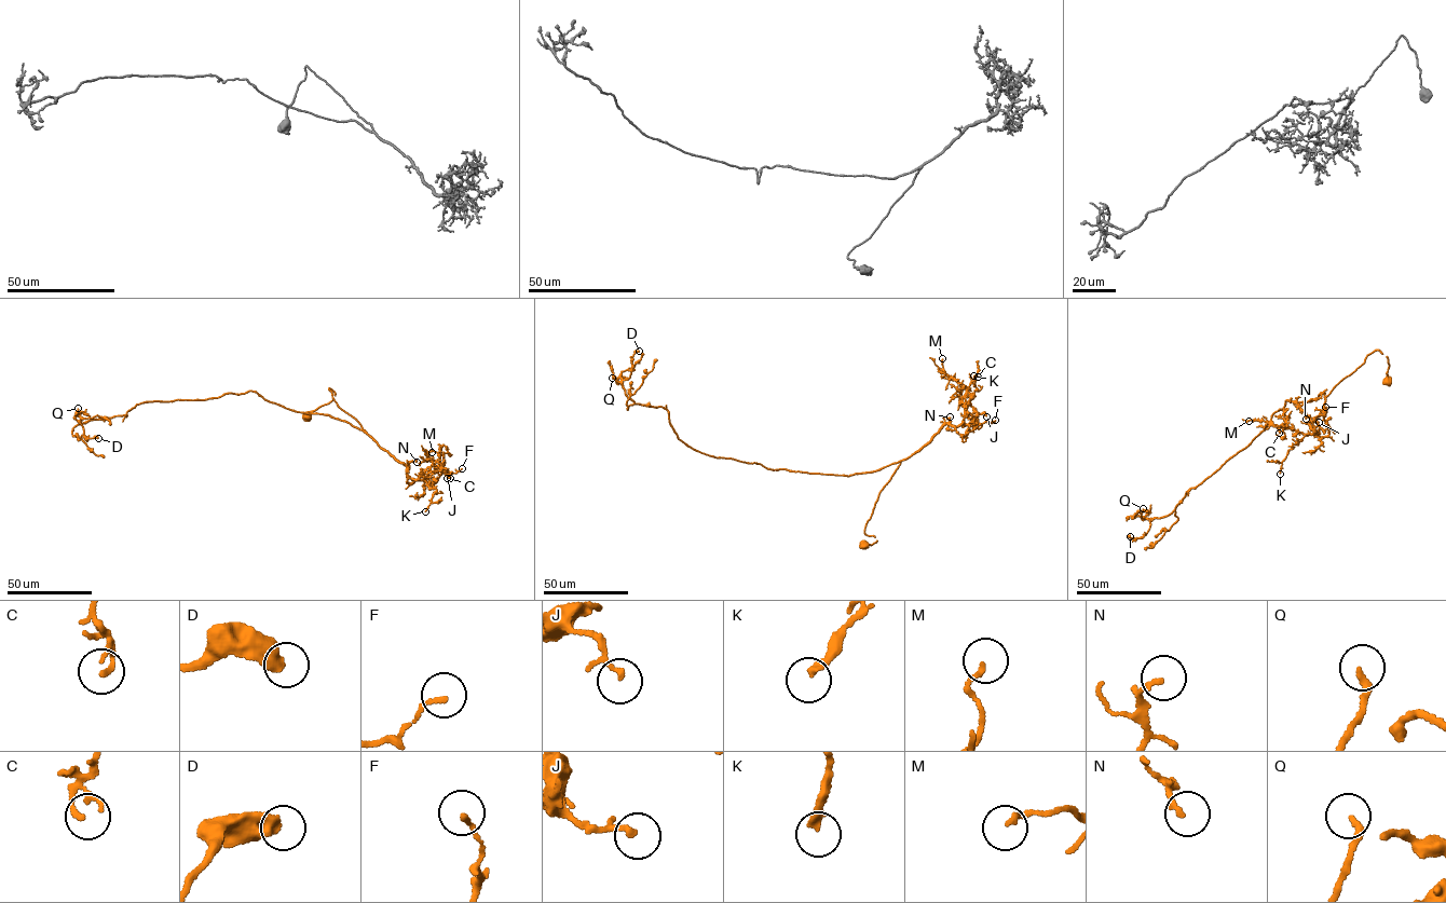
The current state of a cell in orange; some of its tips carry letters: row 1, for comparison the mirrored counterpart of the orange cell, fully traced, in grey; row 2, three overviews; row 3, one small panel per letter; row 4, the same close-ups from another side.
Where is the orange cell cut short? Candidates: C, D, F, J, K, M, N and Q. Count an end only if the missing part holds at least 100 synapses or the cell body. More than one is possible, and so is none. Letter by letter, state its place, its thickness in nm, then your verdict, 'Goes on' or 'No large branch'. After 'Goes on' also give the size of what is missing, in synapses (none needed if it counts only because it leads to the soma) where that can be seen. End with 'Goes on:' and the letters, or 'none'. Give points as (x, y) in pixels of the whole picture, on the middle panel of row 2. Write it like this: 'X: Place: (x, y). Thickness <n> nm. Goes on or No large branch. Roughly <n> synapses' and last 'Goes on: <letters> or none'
C: Place: (978, 377). Thickness 150 nm. No large branch
D: Place: (639, 351). Thickness 550 nm. No large branch
F: Place: (995, 420). Thickness 150 nm. No large branch
J: Place: (986, 416). Thickness 120 nm. No large branch
K: Place: (973, 375). Thickness 260 nm. No large branch
M: Place: (942, 358). Thickness 140 nm. No large branch
N: Place: (950, 416). Thickness 150 nm. No large branch
Q: Place: (612, 378). Thickness 220 nm. No large branch
Goes on: none

